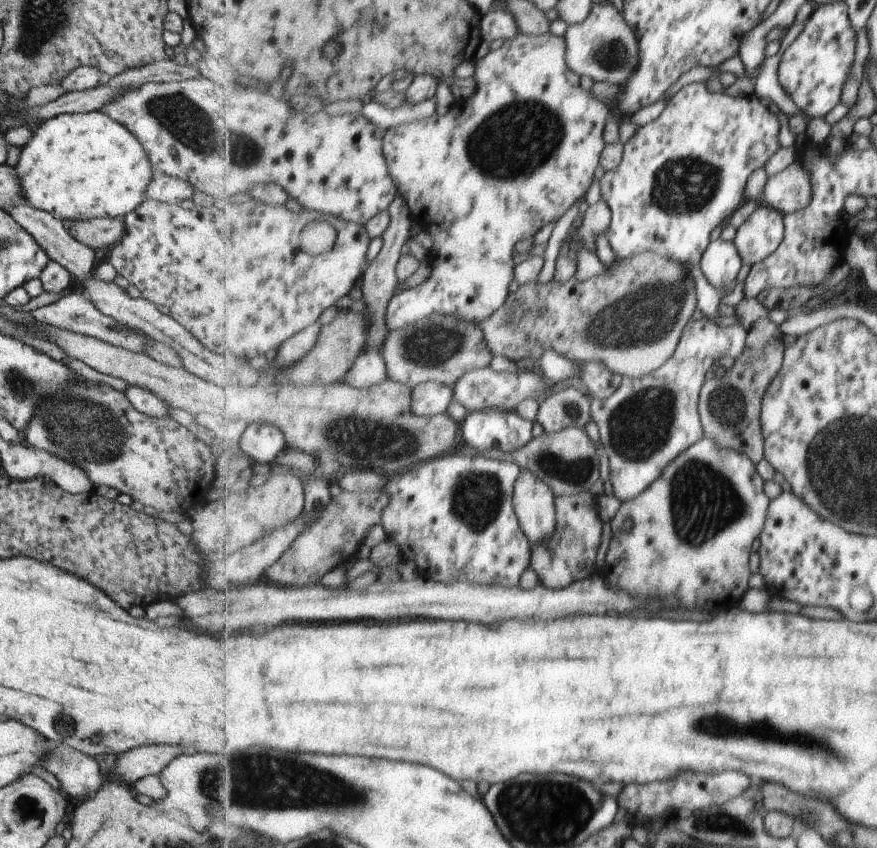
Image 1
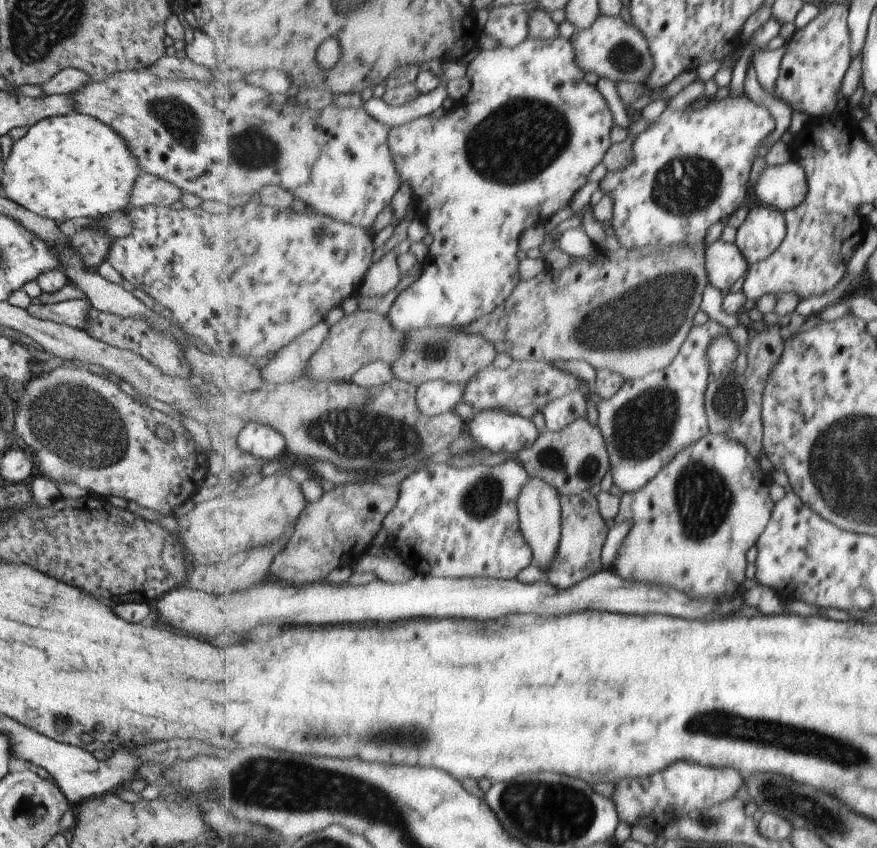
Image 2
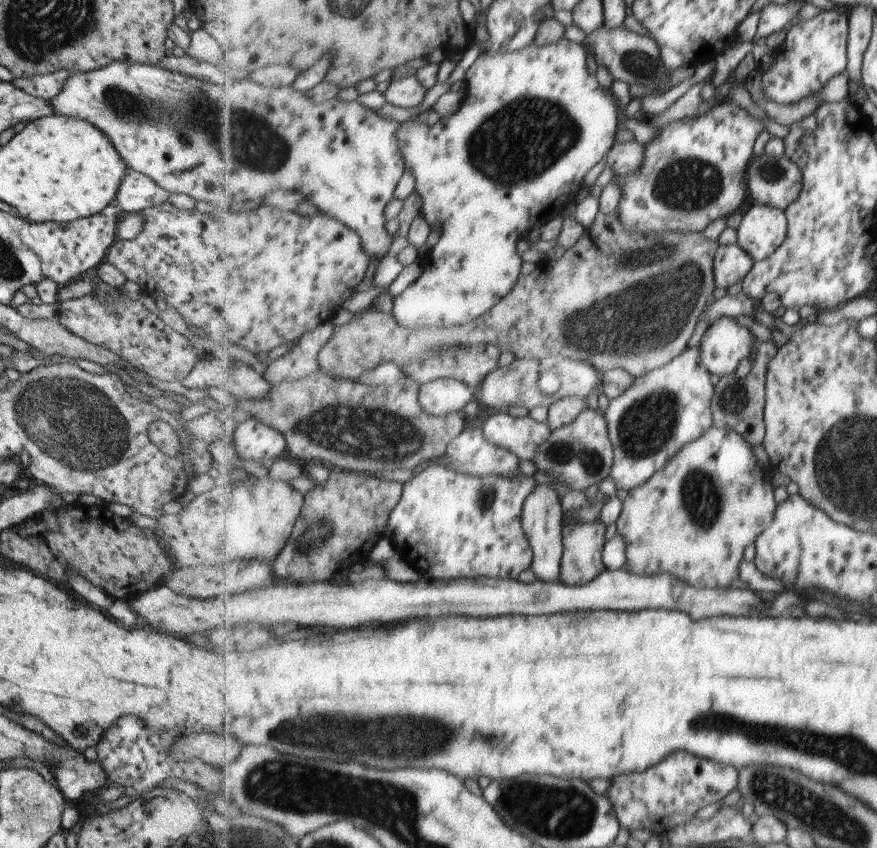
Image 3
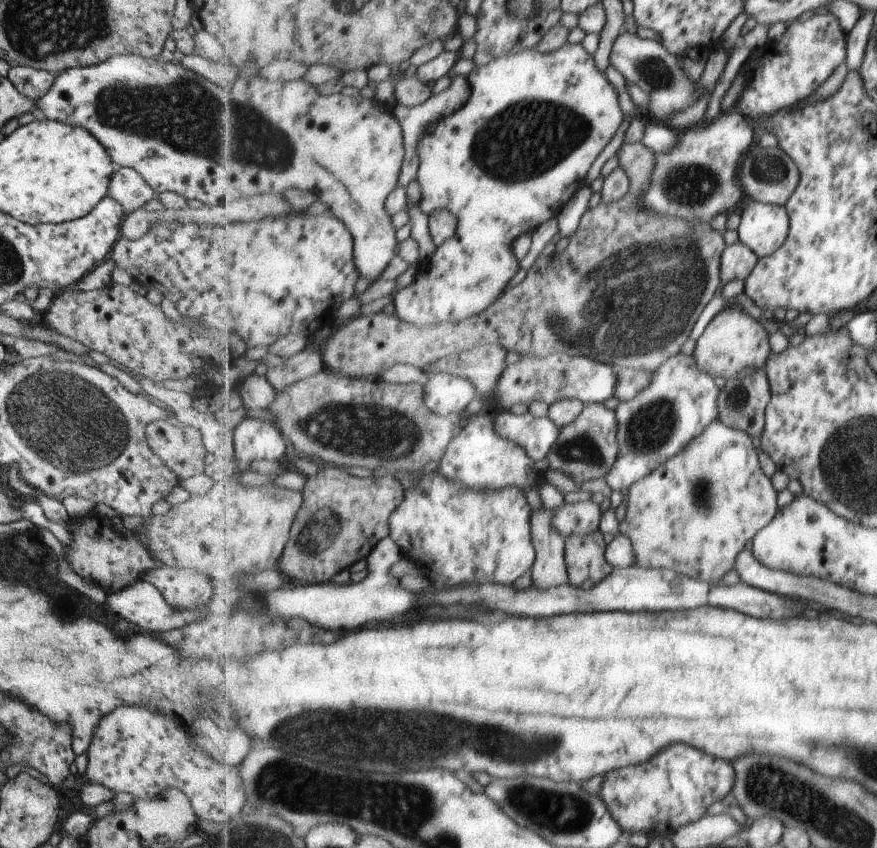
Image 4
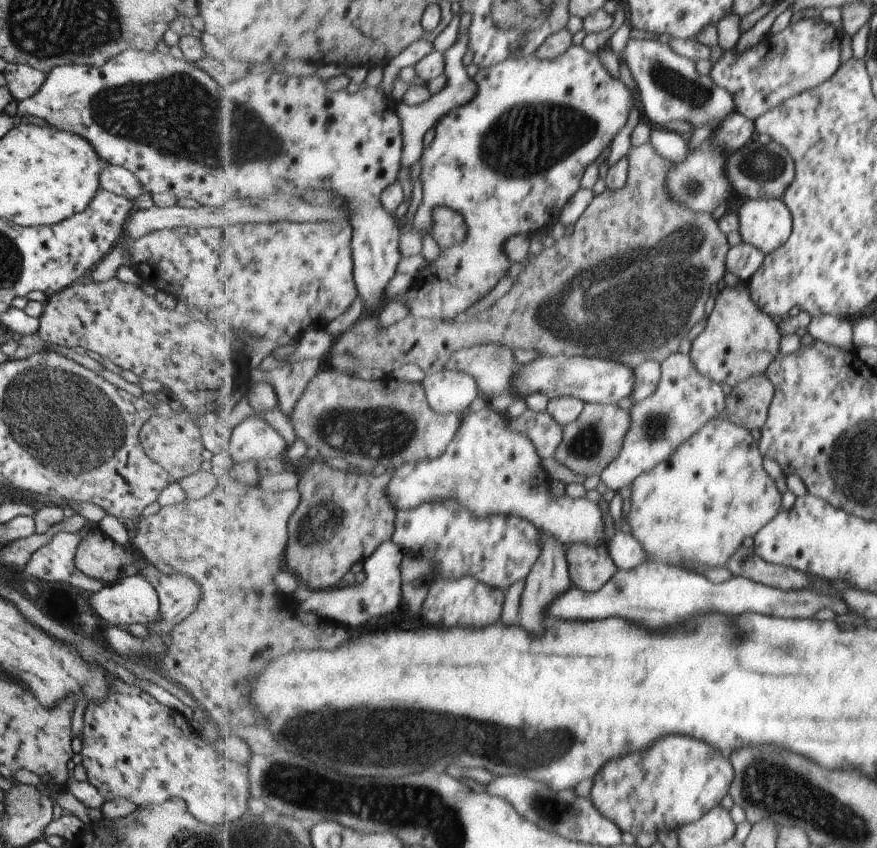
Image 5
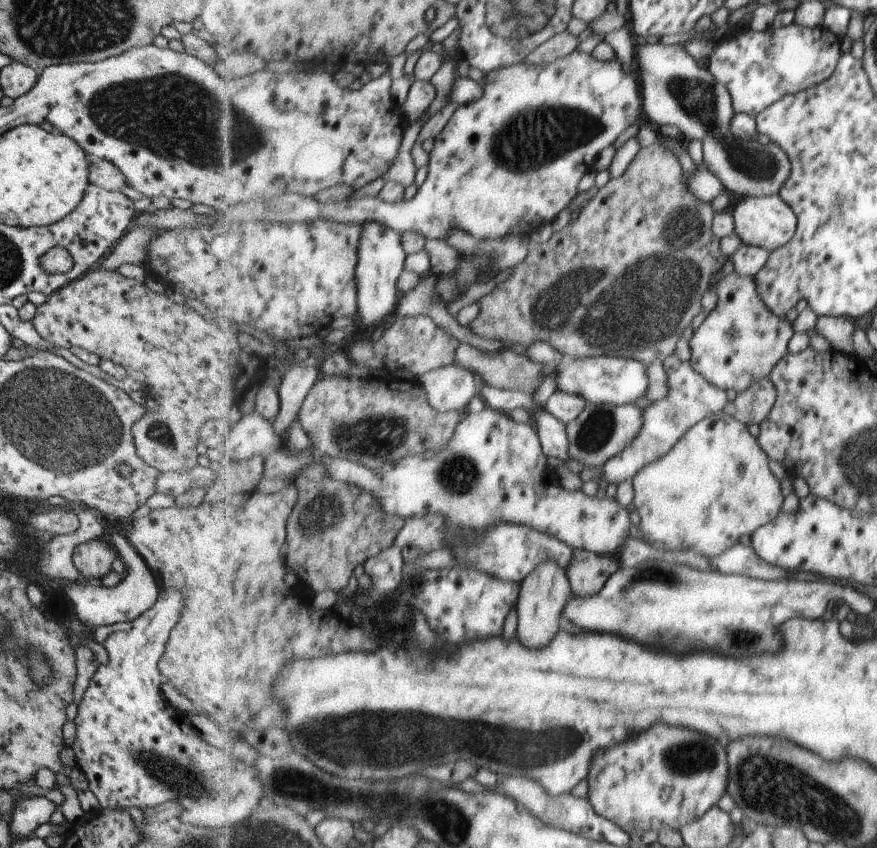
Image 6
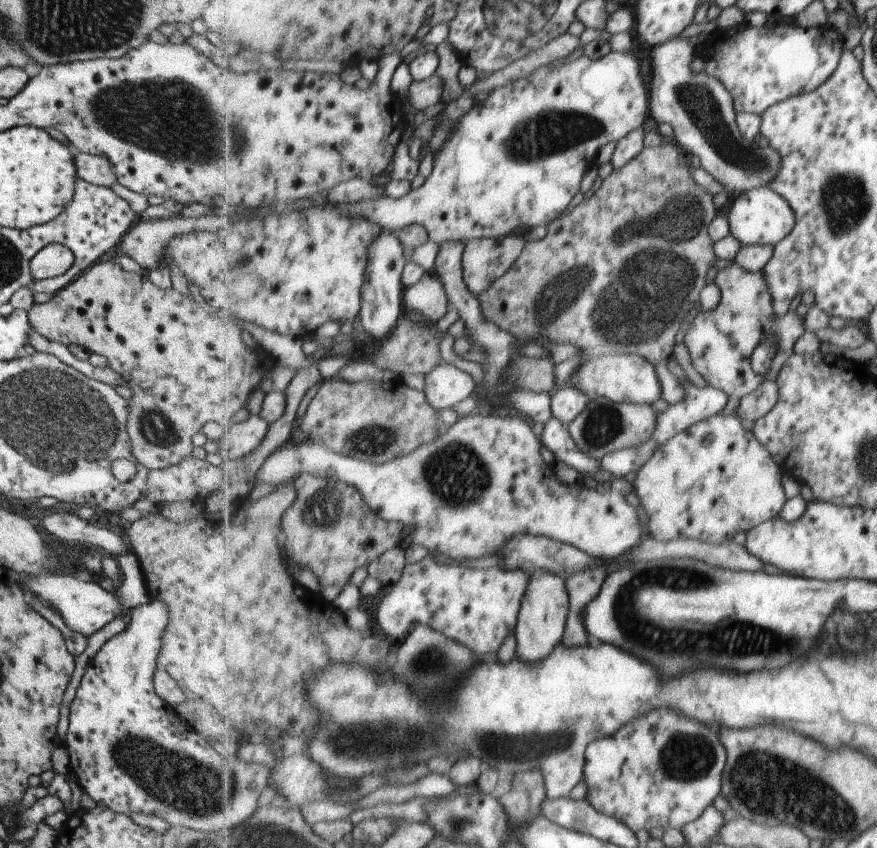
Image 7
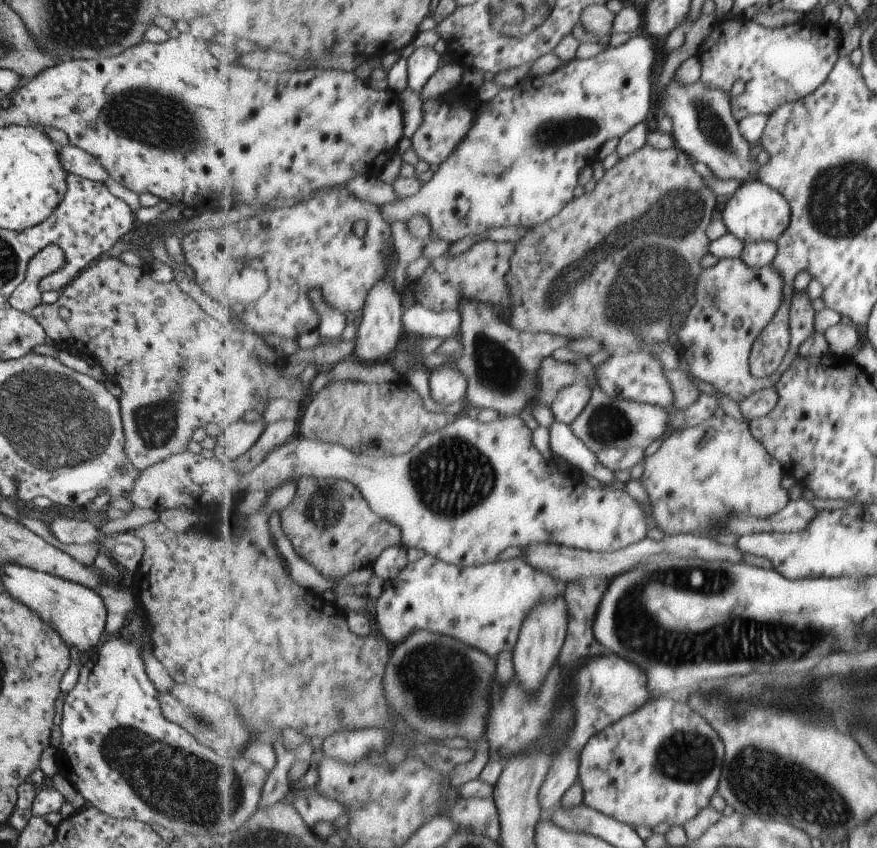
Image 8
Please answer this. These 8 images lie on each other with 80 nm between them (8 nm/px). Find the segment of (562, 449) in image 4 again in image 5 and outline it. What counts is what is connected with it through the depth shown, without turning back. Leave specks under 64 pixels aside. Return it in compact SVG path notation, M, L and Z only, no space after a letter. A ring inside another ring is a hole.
M588 403L581 419L565 427L564 442L561 448L558 448L555 458L573 474L602 476L604 470L622 455L626 436L632 432L630 428L634 428L632 410L624 410L618 405Z

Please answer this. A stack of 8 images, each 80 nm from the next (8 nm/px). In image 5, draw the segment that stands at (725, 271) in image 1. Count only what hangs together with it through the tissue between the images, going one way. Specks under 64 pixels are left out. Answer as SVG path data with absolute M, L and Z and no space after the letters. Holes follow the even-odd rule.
M745 241L736 248L730 248L729 259L727 260L728 271L743 282L750 282L758 270L764 266L768 254L765 254L752 244Z

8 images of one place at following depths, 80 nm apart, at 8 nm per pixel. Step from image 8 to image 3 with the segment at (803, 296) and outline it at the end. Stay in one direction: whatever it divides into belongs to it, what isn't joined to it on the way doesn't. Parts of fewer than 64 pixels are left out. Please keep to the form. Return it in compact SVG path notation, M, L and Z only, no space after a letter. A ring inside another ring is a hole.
M721 318L702 338L703 364L720 379L730 378L744 358L756 356L759 344L754 334L734 318Z

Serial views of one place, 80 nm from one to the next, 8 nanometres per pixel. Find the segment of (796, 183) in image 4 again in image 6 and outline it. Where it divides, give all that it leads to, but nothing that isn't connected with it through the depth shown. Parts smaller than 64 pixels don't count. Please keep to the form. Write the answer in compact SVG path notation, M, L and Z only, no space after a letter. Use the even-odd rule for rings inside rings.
M659 39L638 46L636 59L643 85L644 108L651 121L660 126L675 124L682 130L686 143L702 140L704 162L710 164L728 190L746 198L780 195L793 173L790 155L778 143L765 145L756 139L736 136L733 120L738 113L730 90L716 80L712 72L702 68L684 46L661 44Z

